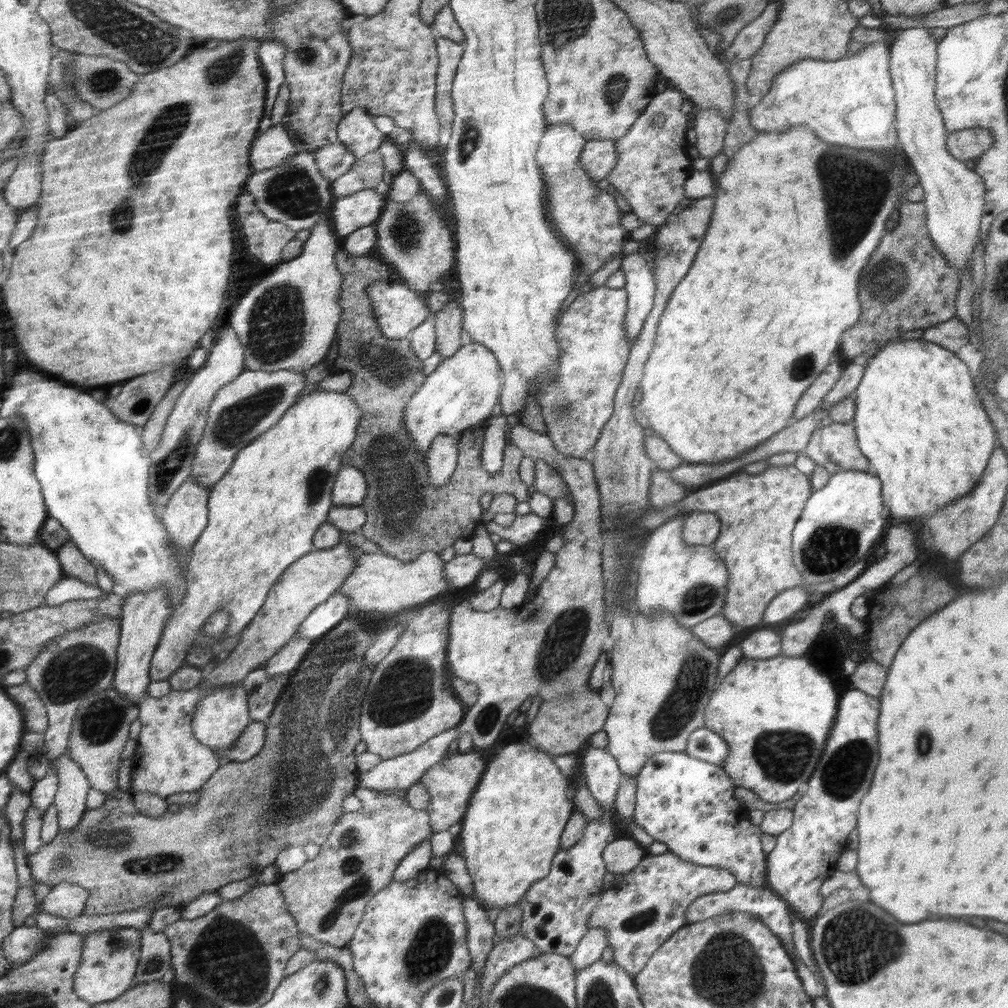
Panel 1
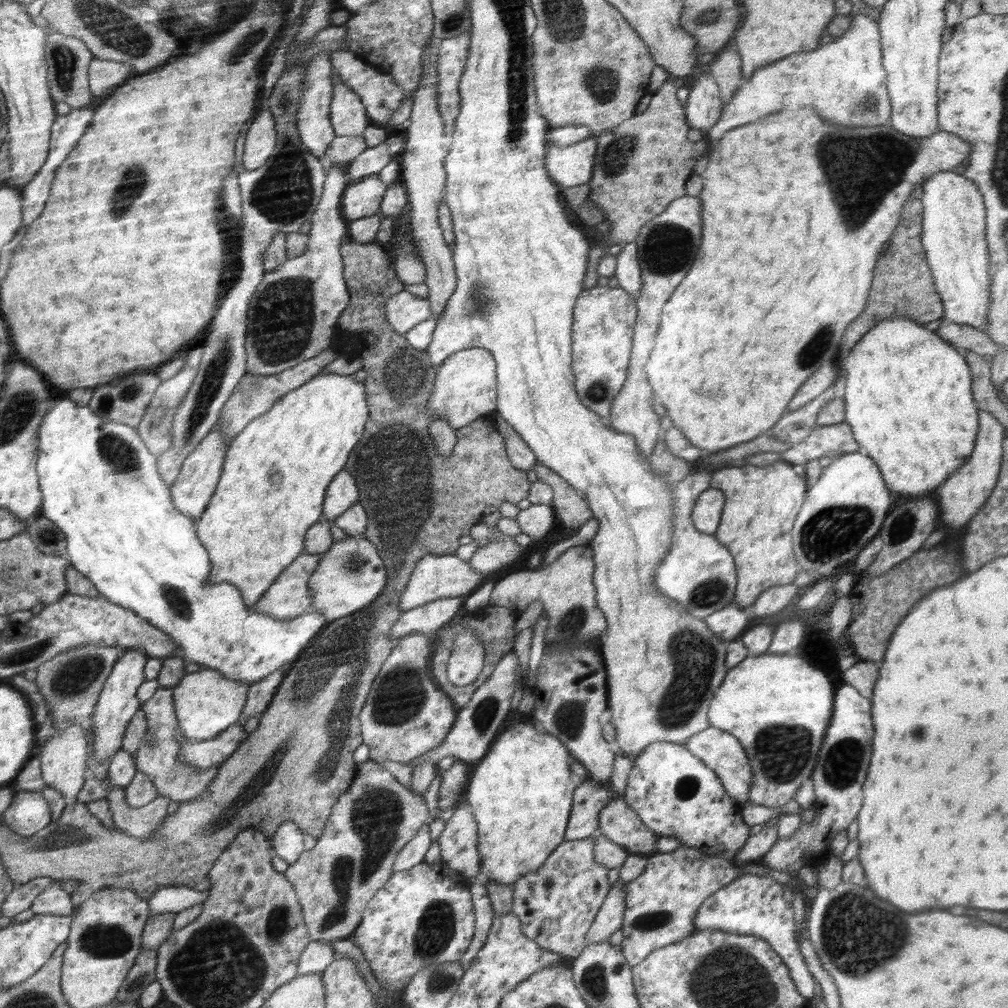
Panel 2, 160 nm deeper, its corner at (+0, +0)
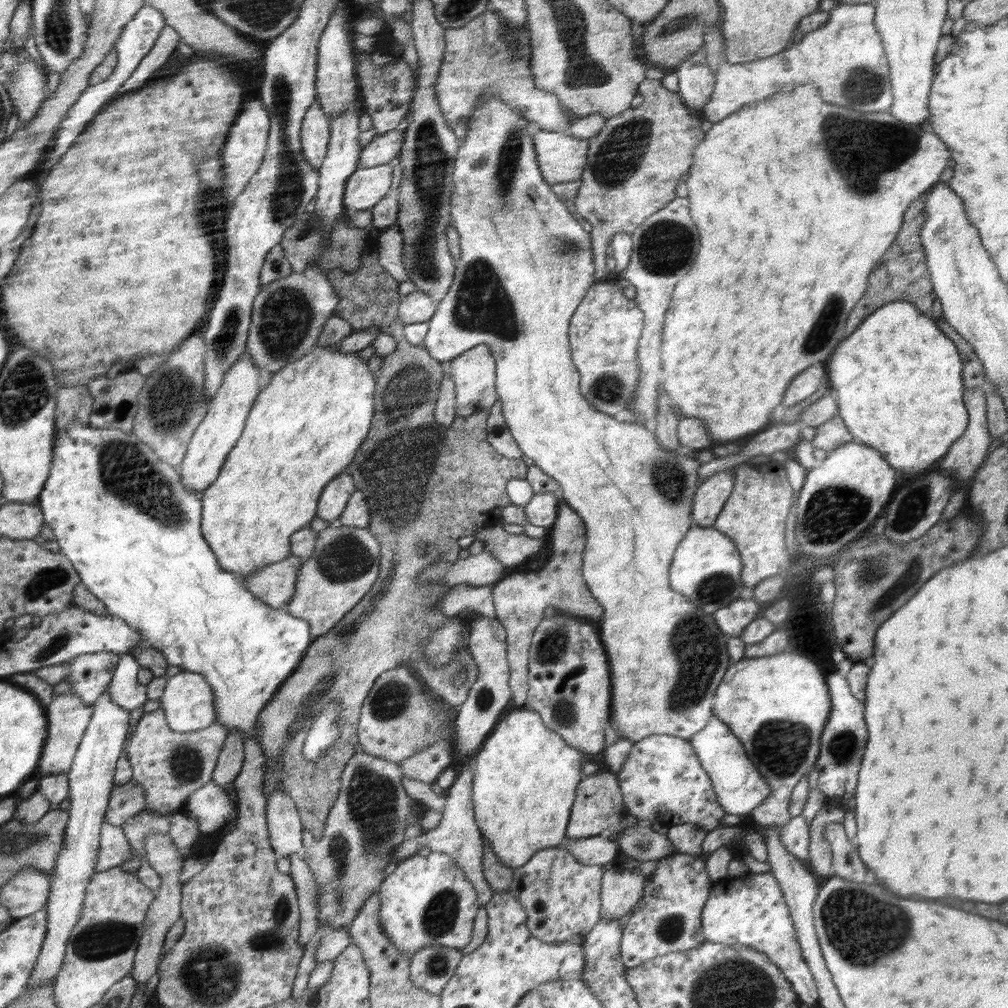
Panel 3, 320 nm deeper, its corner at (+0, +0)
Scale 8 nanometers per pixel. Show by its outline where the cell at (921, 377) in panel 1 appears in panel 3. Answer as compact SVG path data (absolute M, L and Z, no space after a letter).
M894 301L880 306L872 314L869 314L846 338L842 339L838 346L830 353L826 361L826 376L830 387L837 392L838 416L845 422L846 428L853 436L853 441L879 450L888 464L894 470L902 470L910 479L918 474L936 468L940 465L943 456L948 452L950 445L967 429L968 411L964 406L963 392L966 390L962 384L963 364L959 350L955 342L952 342L940 329L935 321L911 302Z

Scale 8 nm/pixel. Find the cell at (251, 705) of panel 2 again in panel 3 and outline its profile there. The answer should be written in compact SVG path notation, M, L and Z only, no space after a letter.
M239 730L228 733L226 745L220 753L214 776L211 778L213 784L224 789L238 776L245 759L244 742Z

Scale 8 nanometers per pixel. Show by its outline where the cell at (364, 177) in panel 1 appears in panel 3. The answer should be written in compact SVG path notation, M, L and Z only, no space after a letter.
M396 129L377 135L366 146L363 146L363 160L359 168L389 163L399 156L403 142L403 135Z

